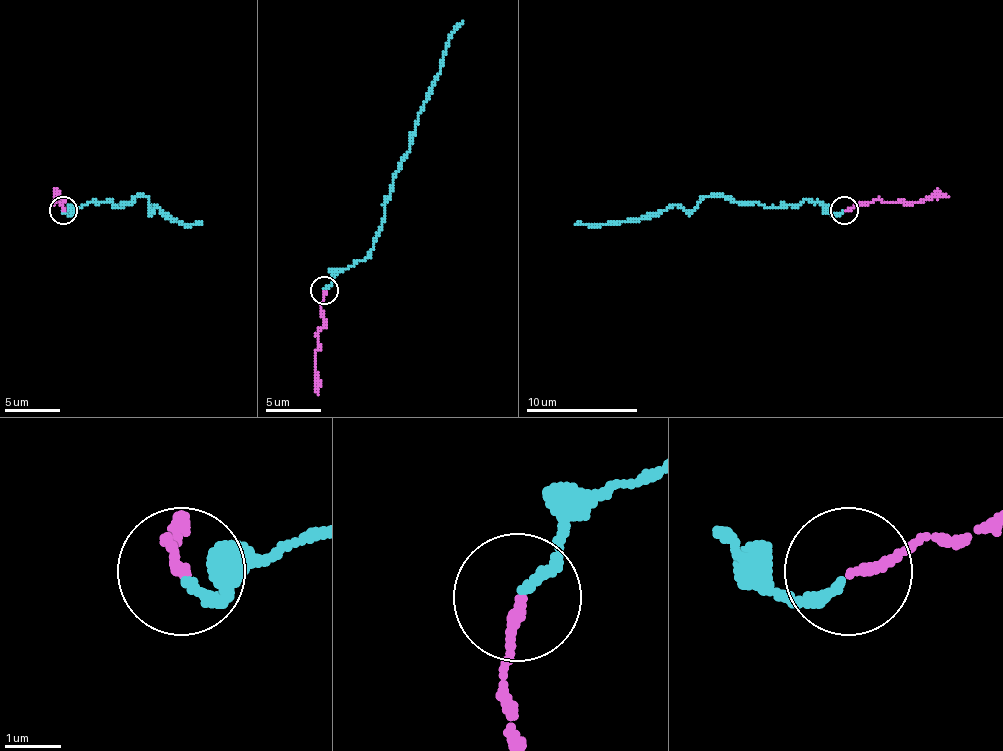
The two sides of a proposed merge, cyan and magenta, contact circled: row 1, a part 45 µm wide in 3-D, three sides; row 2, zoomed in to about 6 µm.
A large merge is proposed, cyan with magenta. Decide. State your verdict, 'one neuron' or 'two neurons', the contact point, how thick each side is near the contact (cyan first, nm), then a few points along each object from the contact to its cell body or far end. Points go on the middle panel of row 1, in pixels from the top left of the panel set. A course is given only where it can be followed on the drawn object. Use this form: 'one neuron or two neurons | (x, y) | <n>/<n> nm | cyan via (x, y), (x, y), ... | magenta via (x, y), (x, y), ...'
one neuron | (324, 290) | 170/170 nm | cyan via (323, 288), (368, 255), (385, 216), (401, 157), (410, 149), (418, 116), (440, 71), (449, 35), (463, 21) | magenta via (323, 291), (323, 322), (315, 352), (318, 394)

